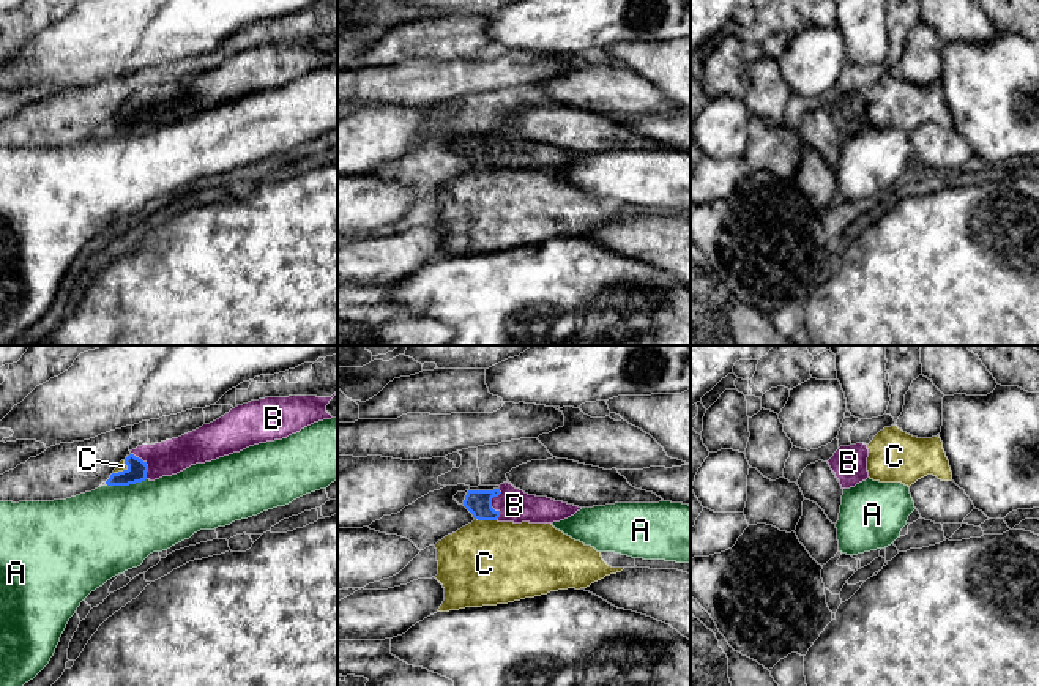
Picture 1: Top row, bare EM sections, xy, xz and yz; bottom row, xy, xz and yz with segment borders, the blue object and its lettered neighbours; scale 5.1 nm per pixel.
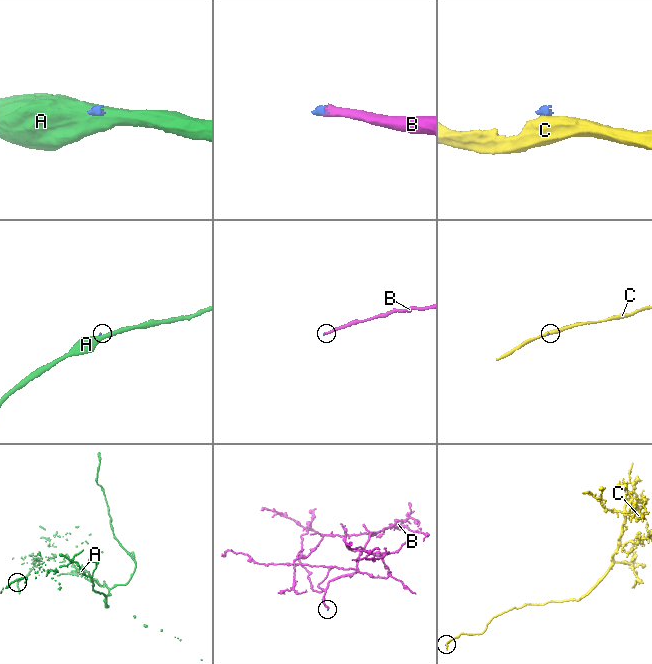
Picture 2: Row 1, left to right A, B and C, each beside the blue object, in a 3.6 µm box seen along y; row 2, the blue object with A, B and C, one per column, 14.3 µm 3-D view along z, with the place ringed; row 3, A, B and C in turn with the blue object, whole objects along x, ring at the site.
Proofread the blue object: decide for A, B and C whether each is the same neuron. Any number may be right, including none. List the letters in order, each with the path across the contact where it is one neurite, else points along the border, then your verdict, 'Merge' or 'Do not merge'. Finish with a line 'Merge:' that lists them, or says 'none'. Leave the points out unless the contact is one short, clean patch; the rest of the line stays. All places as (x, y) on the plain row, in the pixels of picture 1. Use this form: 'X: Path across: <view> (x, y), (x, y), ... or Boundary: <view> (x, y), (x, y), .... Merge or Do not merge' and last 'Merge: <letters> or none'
A: Boundary: xy (145, 125), (128, 131), (106, 131). Do not merge
B: Merge
C: Do not merge
Merge: B

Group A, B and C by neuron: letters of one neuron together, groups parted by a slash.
A / B / C

